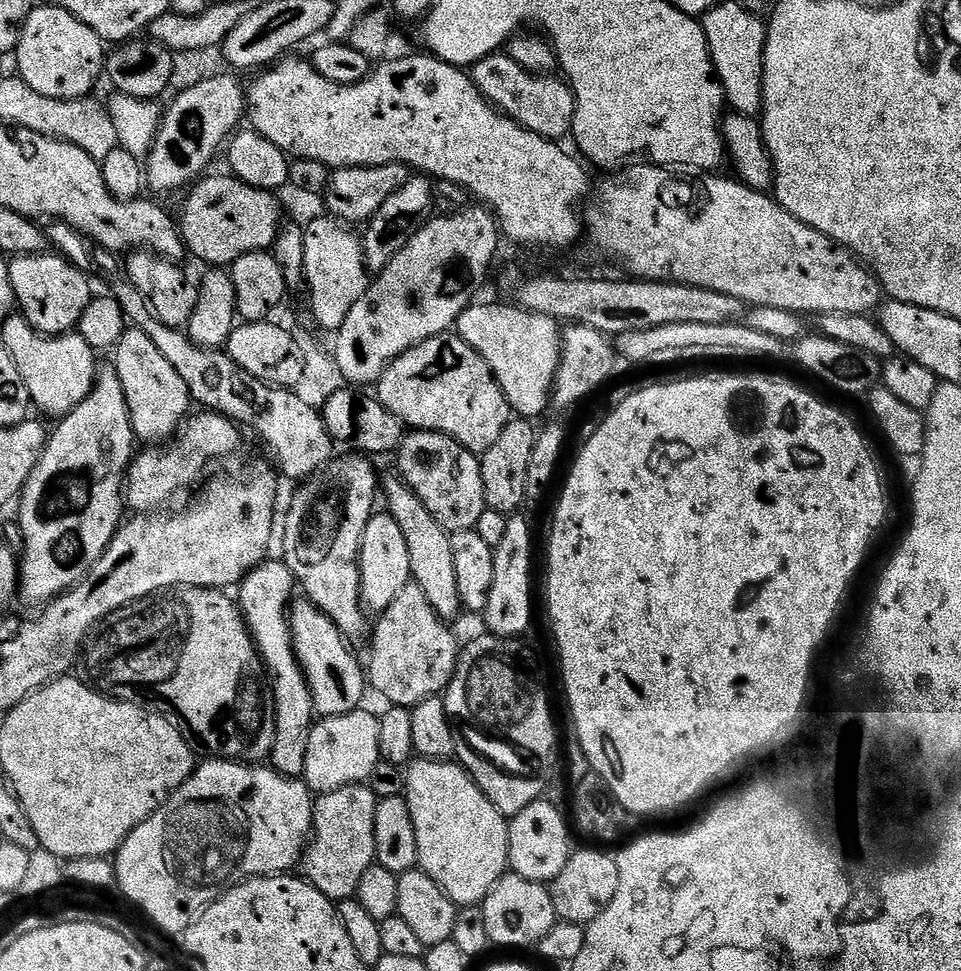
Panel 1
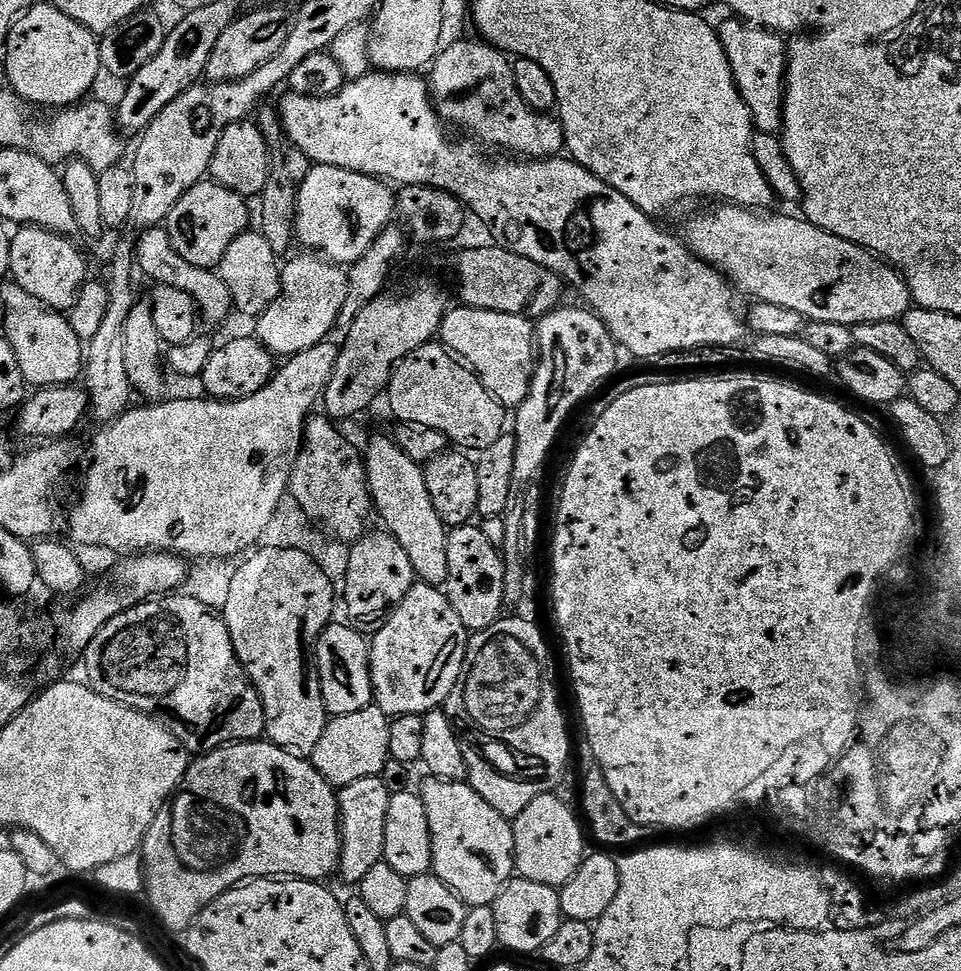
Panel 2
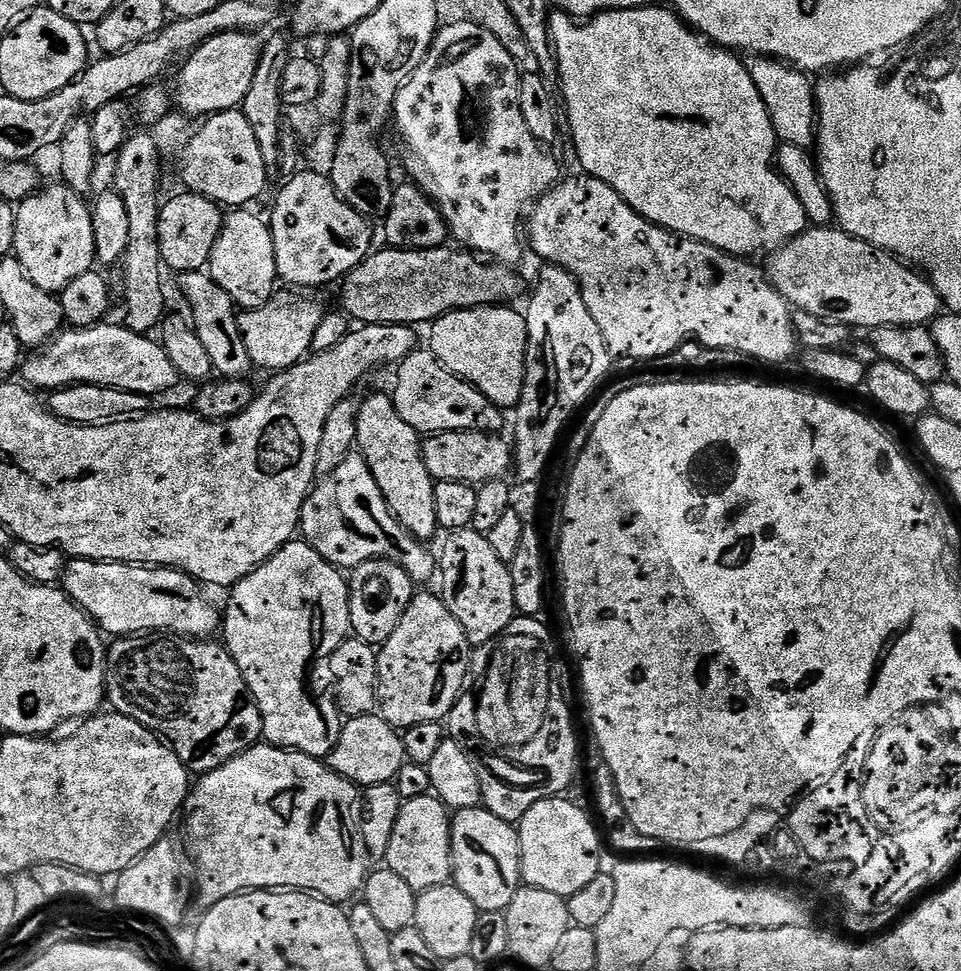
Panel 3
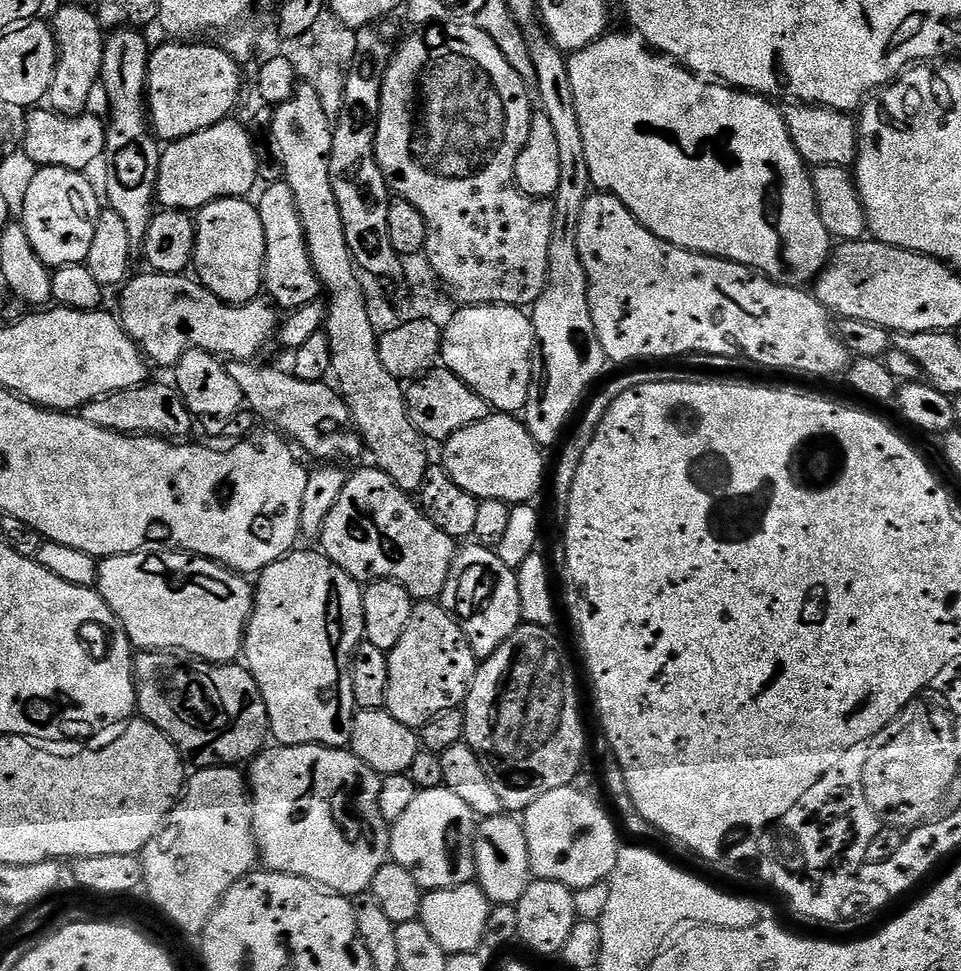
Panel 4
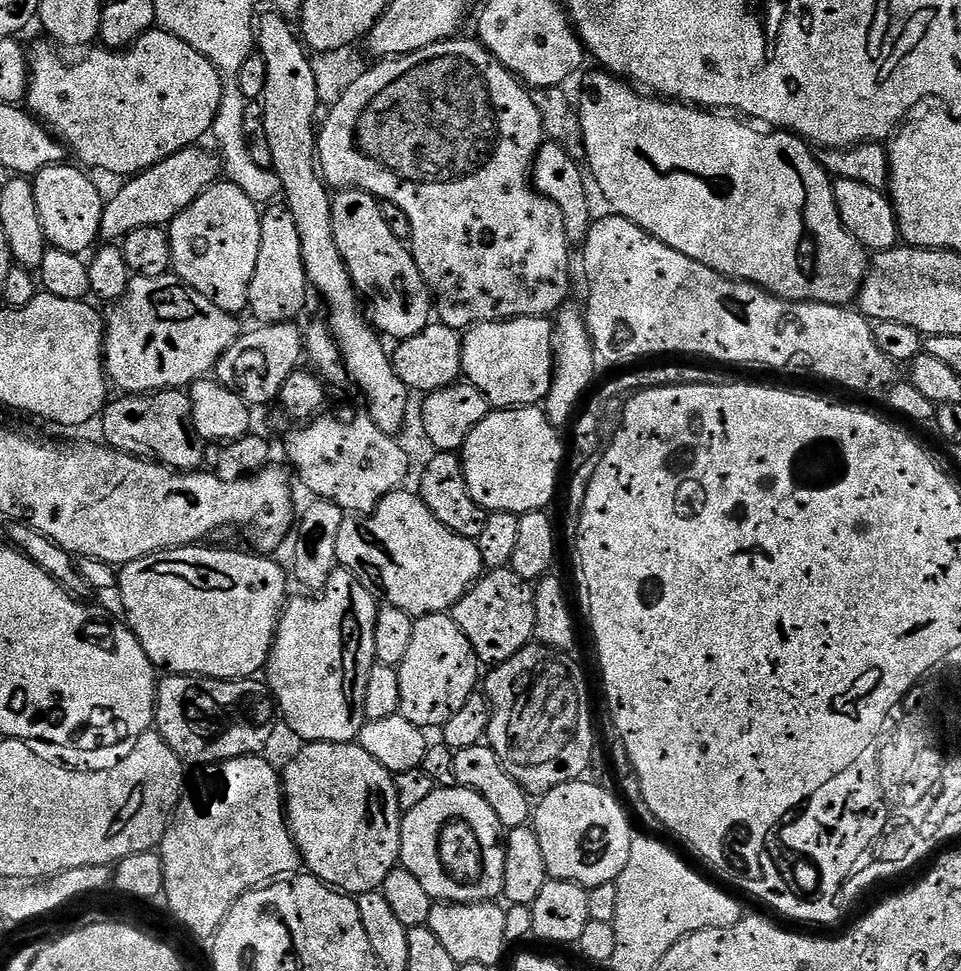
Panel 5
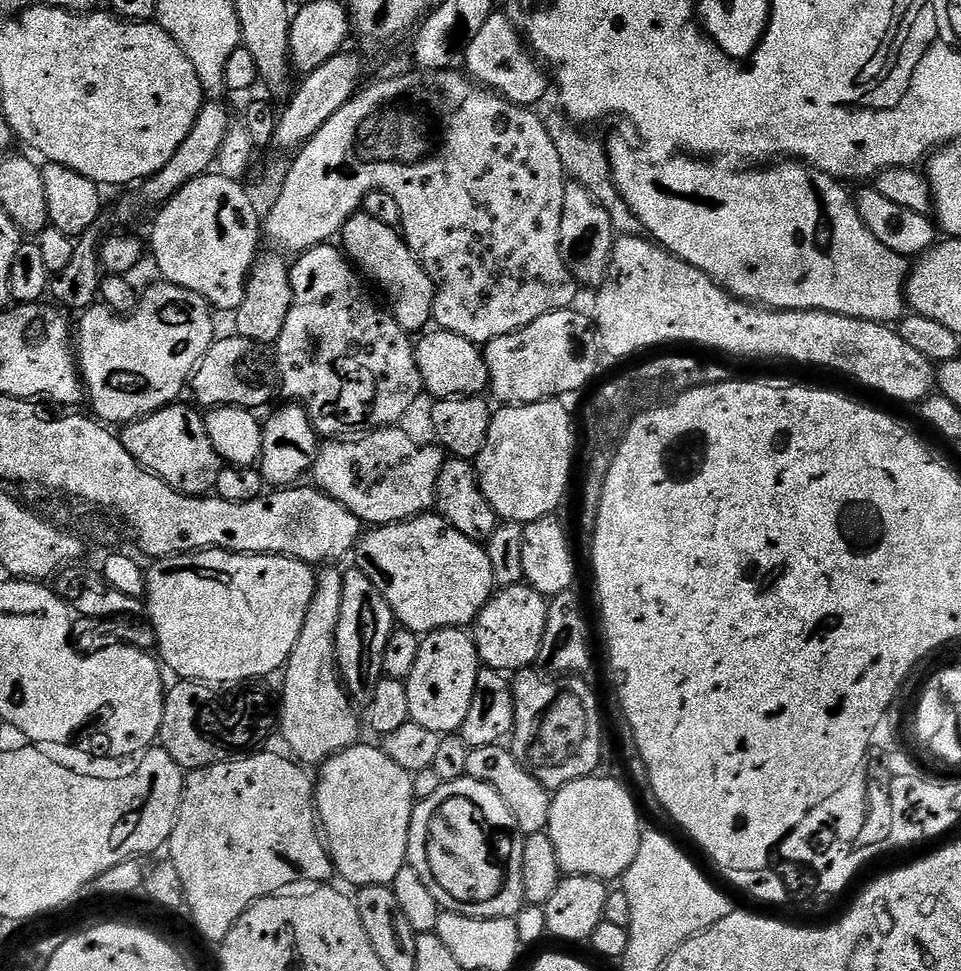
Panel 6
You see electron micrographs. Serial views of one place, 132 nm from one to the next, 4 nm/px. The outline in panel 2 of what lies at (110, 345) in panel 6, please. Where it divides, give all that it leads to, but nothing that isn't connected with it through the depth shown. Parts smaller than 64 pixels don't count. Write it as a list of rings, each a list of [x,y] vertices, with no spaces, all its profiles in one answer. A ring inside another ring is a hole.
[[[320,254],[296,256],[280,270],[280,296],[255,321],[255,335],[276,358],[291,358],[325,343],[348,297],[348,274]]]

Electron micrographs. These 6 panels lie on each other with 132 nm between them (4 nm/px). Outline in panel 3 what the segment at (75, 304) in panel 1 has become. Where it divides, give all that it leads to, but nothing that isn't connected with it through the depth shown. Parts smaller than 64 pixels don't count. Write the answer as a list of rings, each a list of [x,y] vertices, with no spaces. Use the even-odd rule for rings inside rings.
[[[55,183],[49,188],[41,187],[25,200],[19,201],[12,250],[16,260],[22,262],[22,270],[26,270],[26,274],[36,286],[42,286],[42,290],[47,292],[59,294],[66,286],[70,286],[70,282],[74,282],[74,278],[93,271],[97,258],[94,246],[94,222],[89,201],[84,201],[87,199],[73,188],[69,188],[67,184]]]

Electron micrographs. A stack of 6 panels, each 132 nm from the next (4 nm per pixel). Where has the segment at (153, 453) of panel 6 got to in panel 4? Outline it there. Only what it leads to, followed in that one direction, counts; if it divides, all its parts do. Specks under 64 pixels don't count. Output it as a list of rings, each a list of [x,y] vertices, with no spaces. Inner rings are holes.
[[[149,382],[138,388],[109,392],[79,409],[78,414],[90,426],[98,426],[111,432],[127,432],[130,436],[158,436],[161,438],[184,438],[192,428],[194,417],[188,411],[184,399],[171,383],[155,384]]]

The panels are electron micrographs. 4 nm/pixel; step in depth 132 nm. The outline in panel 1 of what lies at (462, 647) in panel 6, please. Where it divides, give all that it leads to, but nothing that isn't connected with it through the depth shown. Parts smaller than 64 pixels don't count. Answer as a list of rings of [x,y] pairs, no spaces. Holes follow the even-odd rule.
[[[409,582],[403,590],[398,593],[398,598],[390,602],[387,610],[379,613],[380,625],[372,636],[372,657],[366,660],[366,680],[380,696],[385,696],[392,706],[411,709],[421,704],[423,700],[429,700],[431,696],[440,696],[452,681],[456,672],[456,661],[458,659],[458,644],[456,648],[456,636],[451,632],[449,625],[441,620],[434,606],[426,598],[422,586],[415,582]]]

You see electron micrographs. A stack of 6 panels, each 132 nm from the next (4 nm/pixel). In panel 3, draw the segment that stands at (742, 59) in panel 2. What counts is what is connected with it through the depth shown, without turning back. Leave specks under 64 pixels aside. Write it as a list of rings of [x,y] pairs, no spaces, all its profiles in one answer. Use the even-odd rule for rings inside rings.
[[[752,56],[747,61],[747,66],[750,78],[754,78],[754,86],[758,86],[758,94],[762,94],[762,102],[766,102],[766,110],[770,114],[777,141],[805,150],[811,149],[818,127],[813,77],[783,60],[776,60],[773,56]]]

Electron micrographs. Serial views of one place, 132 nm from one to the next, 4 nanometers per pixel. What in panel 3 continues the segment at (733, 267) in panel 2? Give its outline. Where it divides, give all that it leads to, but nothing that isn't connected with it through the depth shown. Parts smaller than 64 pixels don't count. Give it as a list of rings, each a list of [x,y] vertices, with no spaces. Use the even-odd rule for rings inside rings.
[[[836,226],[827,228],[809,227],[808,231],[803,232],[800,236],[796,236],[790,243],[784,245],[778,251],[771,253],[767,260],[768,268],[766,267],[766,275],[768,279],[783,294],[784,299],[788,301],[793,309],[809,312],[810,314],[818,314],[818,318],[834,318],[834,322],[842,322],[853,330],[859,330],[859,328],[871,330],[878,326],[902,326],[903,328],[909,328],[915,324],[927,325],[941,315],[942,312],[942,301],[938,290],[928,281],[927,276],[921,274],[915,267],[909,266],[905,261],[893,256],[892,253],[886,252],[882,248],[870,246],[853,236],[847,236],[845,232],[841,232],[839,227]]]

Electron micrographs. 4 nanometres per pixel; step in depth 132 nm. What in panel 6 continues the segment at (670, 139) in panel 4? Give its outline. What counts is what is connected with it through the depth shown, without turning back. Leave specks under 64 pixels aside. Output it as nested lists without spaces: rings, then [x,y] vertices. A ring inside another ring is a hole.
[[[620,136],[614,137],[610,142],[607,141],[606,151],[608,165],[612,168],[612,180],[620,191],[621,198],[626,202],[626,206],[630,206],[630,210],[638,218],[641,229],[664,251],[672,253],[682,262],[705,272],[713,282],[719,284],[728,295],[736,297],[737,300],[777,312],[828,313],[831,316],[868,321],[873,325],[883,326],[895,325],[905,315],[909,261],[905,257],[897,255],[896,252],[891,252],[886,246],[882,246],[882,242],[878,242],[878,238],[874,238],[874,234],[870,234],[866,222],[862,222],[862,218],[858,214],[855,199],[851,195],[848,197],[848,192],[844,189],[847,187],[843,183],[833,180],[830,176],[817,174],[803,162],[776,162],[771,166],[761,167],[759,170],[731,172],[728,169],[731,167],[721,166],[719,163],[709,162],[704,158],[676,154],[665,159],[668,160],[665,164],[643,164],[639,154]]]

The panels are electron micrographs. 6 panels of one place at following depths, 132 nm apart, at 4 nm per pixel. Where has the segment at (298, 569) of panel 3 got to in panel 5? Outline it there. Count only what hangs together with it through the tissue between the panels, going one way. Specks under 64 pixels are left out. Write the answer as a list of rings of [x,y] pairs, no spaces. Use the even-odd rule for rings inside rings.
[[[337,567],[330,574],[324,591],[315,598],[308,594],[300,595],[304,596],[293,595],[280,613],[276,637],[266,665],[266,687],[272,693],[282,720],[284,716],[289,730],[300,742],[353,743],[366,722],[366,678],[370,678],[370,670],[378,663],[374,650],[377,597],[366,586],[362,586],[362,582],[358,582],[353,572],[347,572],[342,567]]]

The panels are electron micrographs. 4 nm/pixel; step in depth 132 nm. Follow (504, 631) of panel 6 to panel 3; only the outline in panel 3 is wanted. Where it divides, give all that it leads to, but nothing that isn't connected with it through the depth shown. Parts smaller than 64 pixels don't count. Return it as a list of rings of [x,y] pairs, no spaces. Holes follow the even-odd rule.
[[[471,526],[449,531],[445,536],[448,537],[444,540],[444,549],[438,552],[438,580],[444,583],[444,605],[458,618],[473,646],[485,644],[502,634],[518,616],[510,567],[494,554],[494,546],[490,546],[487,535],[475,532]]]

